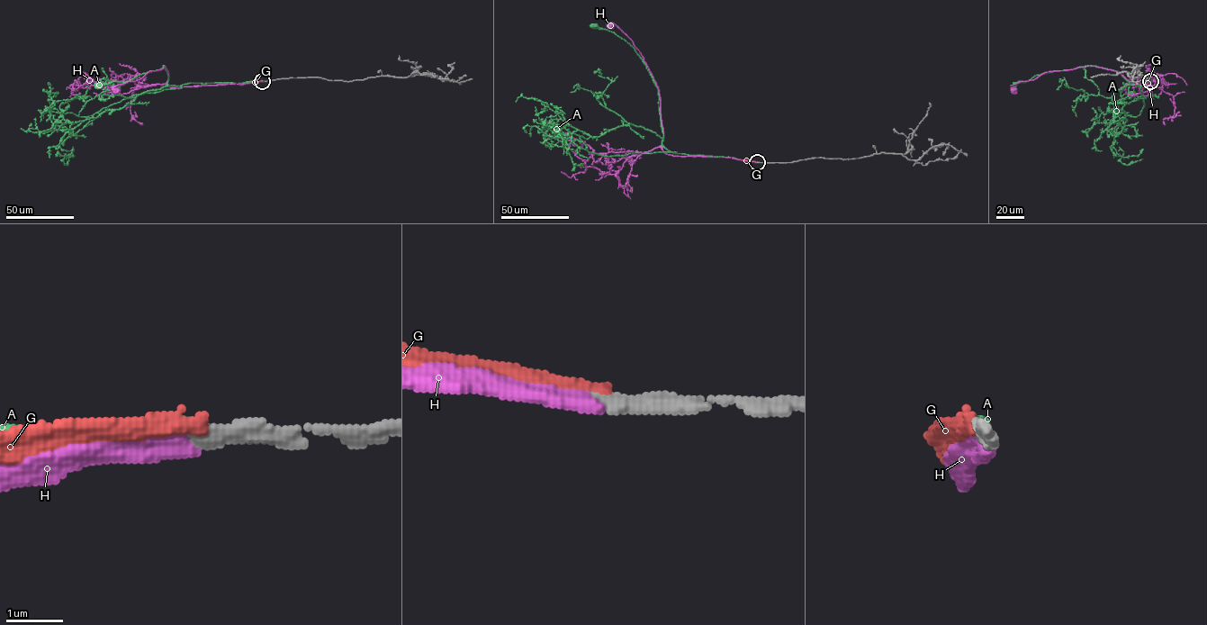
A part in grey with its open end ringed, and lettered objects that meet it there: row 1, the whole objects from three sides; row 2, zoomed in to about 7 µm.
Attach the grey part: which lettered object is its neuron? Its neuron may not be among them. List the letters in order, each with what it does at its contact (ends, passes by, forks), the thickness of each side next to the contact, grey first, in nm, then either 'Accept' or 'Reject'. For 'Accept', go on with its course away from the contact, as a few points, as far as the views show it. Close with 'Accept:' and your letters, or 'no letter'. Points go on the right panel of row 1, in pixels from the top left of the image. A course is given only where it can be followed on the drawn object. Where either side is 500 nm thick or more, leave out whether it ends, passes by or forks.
A: It ends there. Thickness 240 nm (grey) against 280 nm. Reject
G: It ends there. Thickness 280 nm (grey) against 300 nm. Reject
H: It ends there. Thickness 280 nm (grey) against 320 nm. Accept. Its course: (1150, 81), (1141, 87), (1117, 71), (1079, 67), (1045, 72), (1034, 79), (1013, 85), (1013, 90)
Accept: H

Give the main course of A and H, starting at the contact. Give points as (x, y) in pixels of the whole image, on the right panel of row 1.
A: (1150, 81), (1141, 86), (1130, 85), (1119, 72), (1090, 65), (1042, 73), (1013, 86)
H: (1150, 81), (1141, 87), (1117, 71), (1079, 67), (1045, 72), (1034, 79), (1013, 85), (1013, 90)

